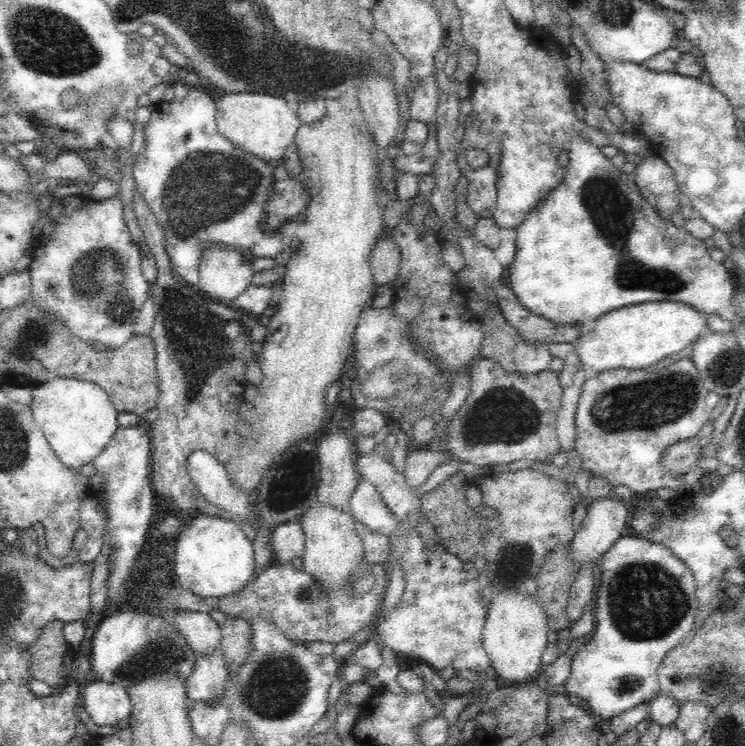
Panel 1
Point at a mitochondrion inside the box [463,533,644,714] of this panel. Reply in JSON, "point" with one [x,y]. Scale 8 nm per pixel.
{"point":[515,566]}

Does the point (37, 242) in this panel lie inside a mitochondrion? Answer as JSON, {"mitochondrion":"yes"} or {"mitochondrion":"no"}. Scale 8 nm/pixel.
{"mitochondrion":"no"}

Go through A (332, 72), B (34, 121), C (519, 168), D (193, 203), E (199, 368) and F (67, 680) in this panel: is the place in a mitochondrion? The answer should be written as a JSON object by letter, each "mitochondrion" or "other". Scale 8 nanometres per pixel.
{"A":"mitochondrion","B":"other","C":"other","D":"mitochondrion","E":"mitochondrion","F":"other"}

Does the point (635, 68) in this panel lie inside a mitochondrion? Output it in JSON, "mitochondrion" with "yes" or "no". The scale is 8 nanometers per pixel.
{"mitochondrion":"no"}

